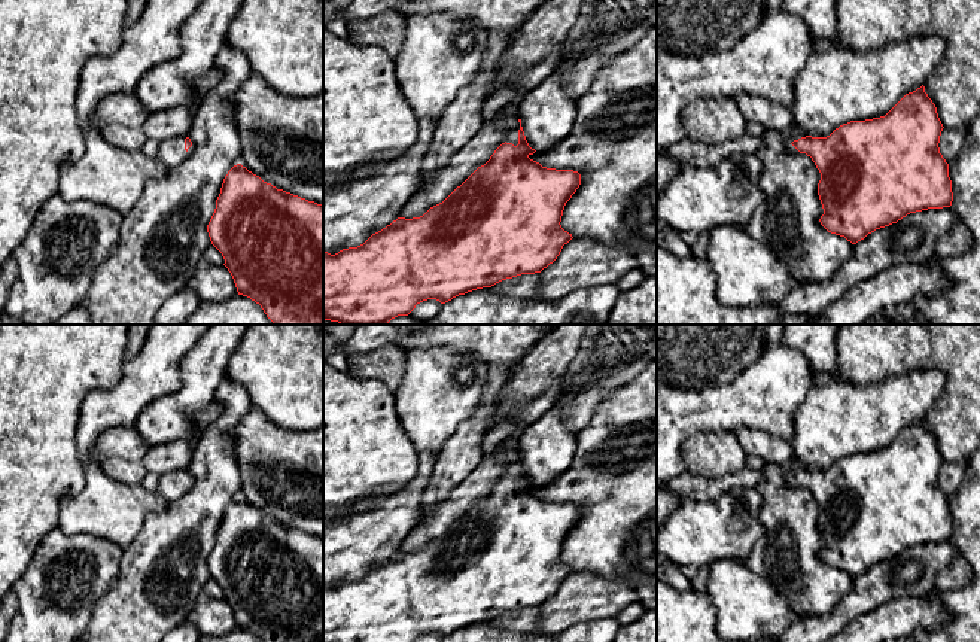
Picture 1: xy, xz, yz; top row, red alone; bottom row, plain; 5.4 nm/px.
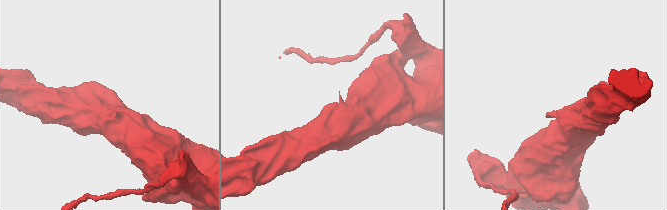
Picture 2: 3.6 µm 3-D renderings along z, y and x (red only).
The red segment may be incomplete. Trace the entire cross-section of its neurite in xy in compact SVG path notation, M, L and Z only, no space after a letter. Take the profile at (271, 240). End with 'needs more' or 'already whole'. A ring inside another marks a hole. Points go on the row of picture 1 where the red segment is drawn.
M234 165L207 225L238 295L261 305L274 325L323 325L323 204L308 201Z; already whole

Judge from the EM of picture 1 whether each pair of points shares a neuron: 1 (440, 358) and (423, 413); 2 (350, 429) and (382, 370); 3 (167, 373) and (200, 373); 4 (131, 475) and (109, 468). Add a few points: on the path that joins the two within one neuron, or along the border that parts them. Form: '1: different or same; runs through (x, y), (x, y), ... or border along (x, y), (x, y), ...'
1: same; runs through (440, 371), (440, 391), (432, 399)
2: different; border along (346, 373), (358, 379), (377, 379), (392, 392)
3: different; border along (195, 341), (180, 362), (180, 386), (157, 399)
4: same; runs through (125, 471), (115, 468)

